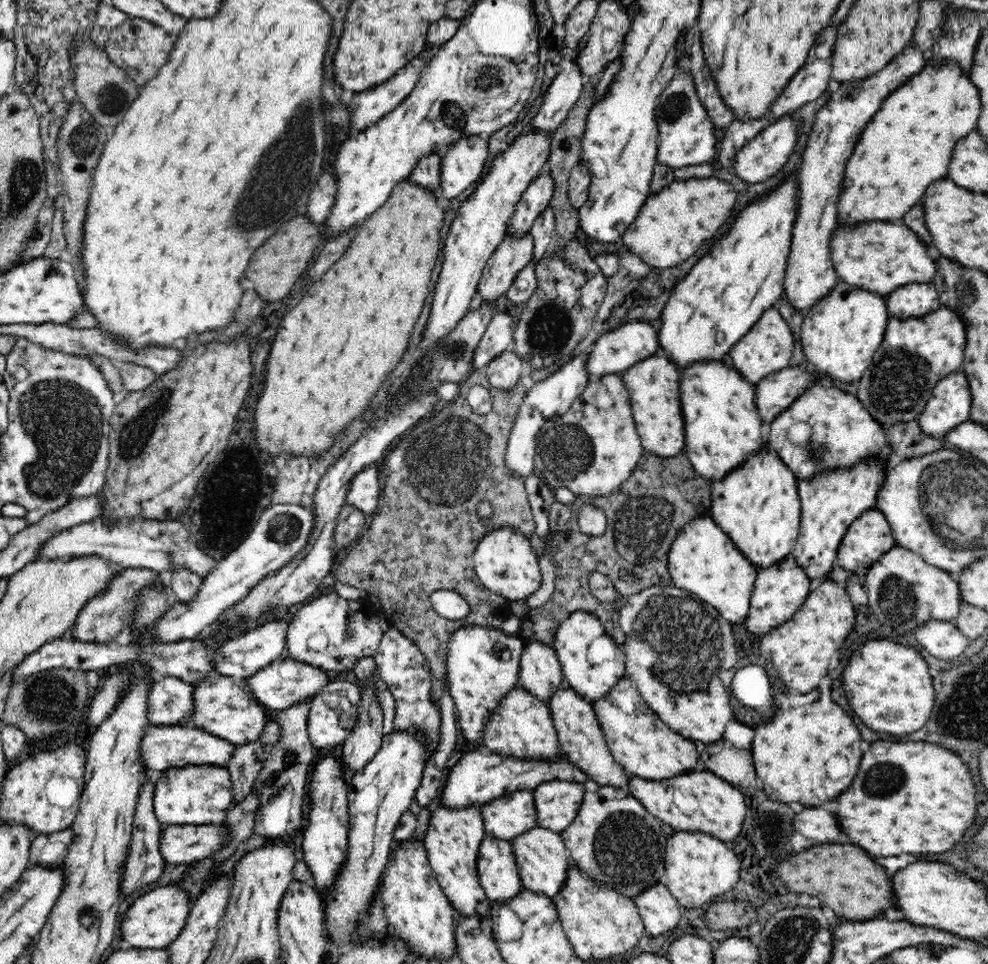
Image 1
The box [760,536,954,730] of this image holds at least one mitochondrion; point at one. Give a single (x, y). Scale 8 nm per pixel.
(898, 604)

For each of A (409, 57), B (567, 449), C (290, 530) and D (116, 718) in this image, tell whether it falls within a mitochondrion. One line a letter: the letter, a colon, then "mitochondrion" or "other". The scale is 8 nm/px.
A: other
B: mitochondrion
C: mitochondrion
D: other

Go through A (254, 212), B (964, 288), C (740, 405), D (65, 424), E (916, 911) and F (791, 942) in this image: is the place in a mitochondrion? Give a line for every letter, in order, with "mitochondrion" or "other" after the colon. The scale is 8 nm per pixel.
A: mitochondrion
B: mitochondrion
C: other
D: mitochondrion
E: other
F: mitochondrion

